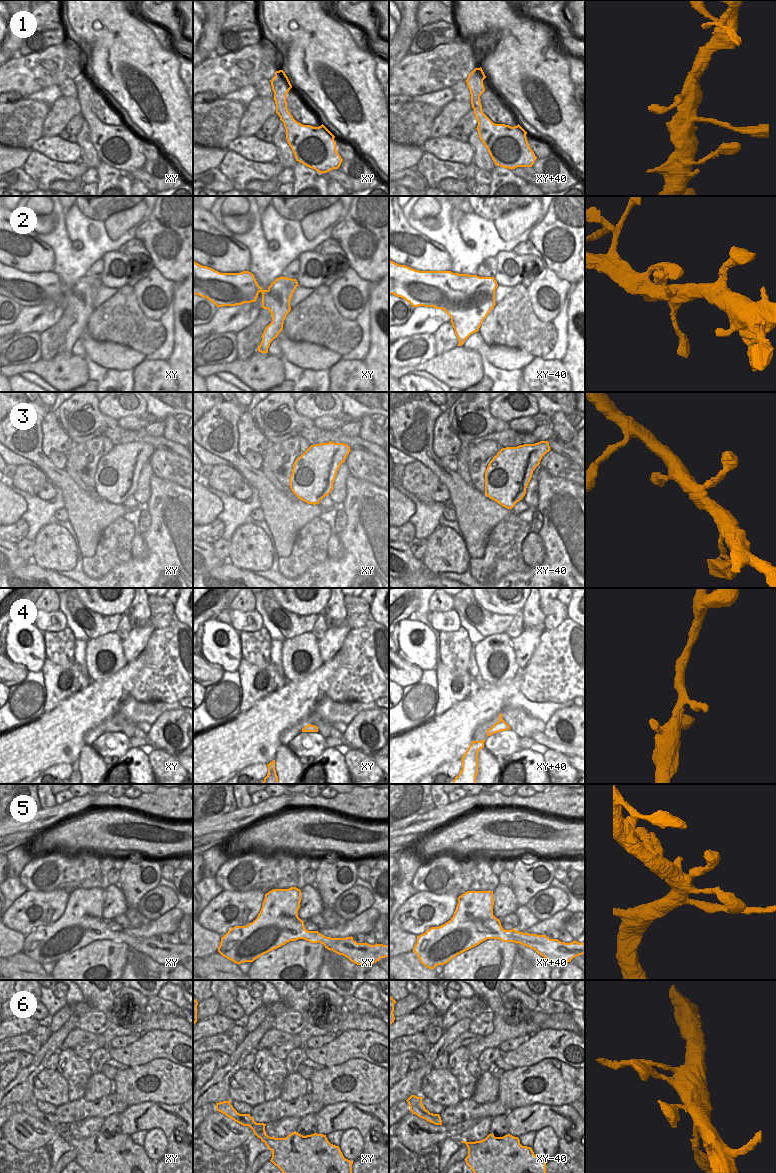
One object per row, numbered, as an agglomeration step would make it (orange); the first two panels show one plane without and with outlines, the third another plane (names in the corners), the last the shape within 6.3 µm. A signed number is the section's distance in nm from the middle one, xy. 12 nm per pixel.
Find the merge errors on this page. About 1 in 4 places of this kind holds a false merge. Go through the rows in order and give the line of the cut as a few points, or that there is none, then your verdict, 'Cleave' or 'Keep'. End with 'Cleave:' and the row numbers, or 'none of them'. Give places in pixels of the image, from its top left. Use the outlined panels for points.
1: No split. Keep
2: No split. Keep
3: No split. Keep
4: No split. Keep
5: Split along xy+40 (519, 932), (513, 938), (513, 941). Cleave
6: No split. Keep
Cleave: 5

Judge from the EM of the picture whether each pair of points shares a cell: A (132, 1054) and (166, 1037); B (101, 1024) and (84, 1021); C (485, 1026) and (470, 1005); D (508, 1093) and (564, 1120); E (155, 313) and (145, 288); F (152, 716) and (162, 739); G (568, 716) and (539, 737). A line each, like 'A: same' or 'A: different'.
A: same
B: same
C: different
D: different
E: same
F: different
G: different

